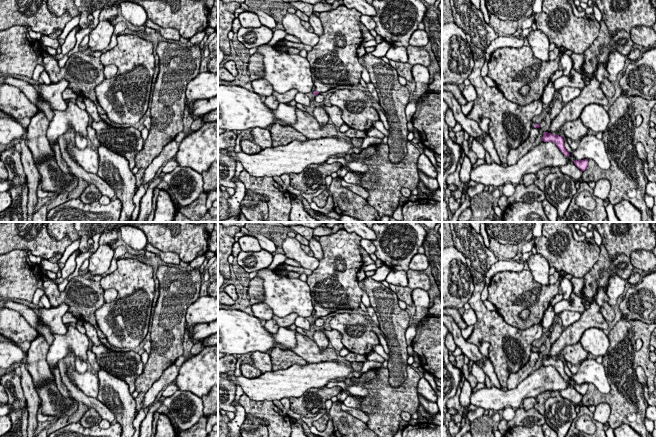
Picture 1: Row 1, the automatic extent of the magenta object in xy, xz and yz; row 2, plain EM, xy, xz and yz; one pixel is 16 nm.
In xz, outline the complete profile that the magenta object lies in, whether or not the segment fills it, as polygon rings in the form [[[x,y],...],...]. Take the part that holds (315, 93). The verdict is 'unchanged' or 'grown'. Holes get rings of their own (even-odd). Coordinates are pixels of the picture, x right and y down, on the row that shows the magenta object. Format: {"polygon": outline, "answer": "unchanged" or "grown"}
{"polygon": [[[344,5],[320,13],[323,34],[306,56],[315,86],[314,96],[340,85],[360,84],[363,67],[357,49],[364,41],[359,25],[361,16],[356,9]]], "answer": "grown"}

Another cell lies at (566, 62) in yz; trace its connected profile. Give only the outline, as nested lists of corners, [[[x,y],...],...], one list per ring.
[[[563,54],[560,58],[560,64],[563,70],[563,76],[569,75],[573,69],[573,61],[570,56]]]

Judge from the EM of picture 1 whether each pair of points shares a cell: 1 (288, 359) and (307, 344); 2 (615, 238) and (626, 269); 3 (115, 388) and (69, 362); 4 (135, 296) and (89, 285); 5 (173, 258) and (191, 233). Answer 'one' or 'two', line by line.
1: two
2: two
3: two
4: two
5: two

